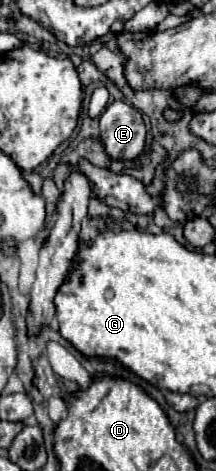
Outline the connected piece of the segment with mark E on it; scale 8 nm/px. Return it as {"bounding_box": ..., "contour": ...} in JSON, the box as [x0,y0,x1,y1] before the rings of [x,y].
{"bounding_box":[99,100,145,162],"contour":[[[115,100],[99,118],[101,140],[113,160],[133,162],[145,148],[145,124],[141,112],[133,106]]]}

